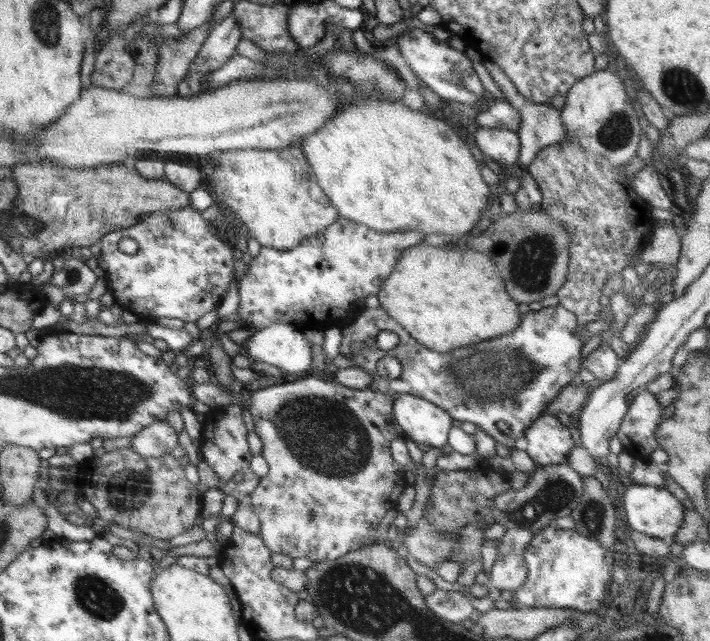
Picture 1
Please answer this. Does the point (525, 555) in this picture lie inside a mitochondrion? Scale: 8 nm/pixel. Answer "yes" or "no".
no

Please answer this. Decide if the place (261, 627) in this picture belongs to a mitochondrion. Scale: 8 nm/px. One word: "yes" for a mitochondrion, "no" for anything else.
no

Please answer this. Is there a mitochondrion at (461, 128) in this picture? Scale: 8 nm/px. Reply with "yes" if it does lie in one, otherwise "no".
no

